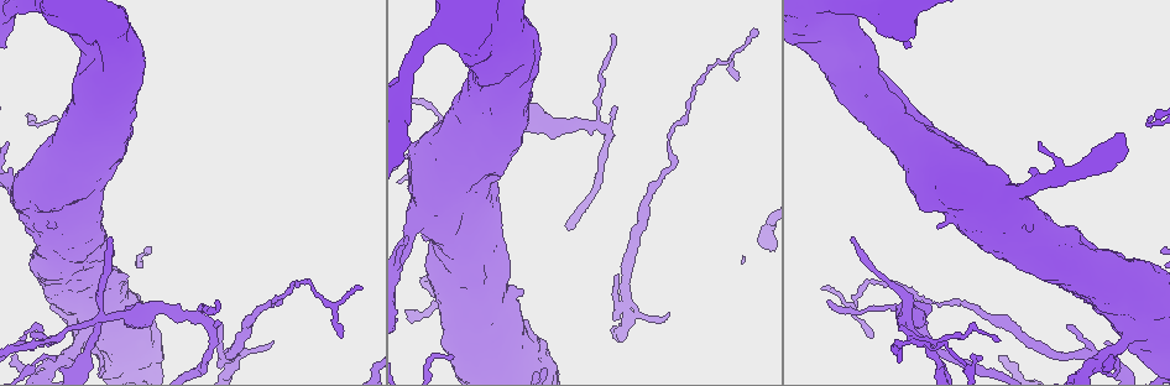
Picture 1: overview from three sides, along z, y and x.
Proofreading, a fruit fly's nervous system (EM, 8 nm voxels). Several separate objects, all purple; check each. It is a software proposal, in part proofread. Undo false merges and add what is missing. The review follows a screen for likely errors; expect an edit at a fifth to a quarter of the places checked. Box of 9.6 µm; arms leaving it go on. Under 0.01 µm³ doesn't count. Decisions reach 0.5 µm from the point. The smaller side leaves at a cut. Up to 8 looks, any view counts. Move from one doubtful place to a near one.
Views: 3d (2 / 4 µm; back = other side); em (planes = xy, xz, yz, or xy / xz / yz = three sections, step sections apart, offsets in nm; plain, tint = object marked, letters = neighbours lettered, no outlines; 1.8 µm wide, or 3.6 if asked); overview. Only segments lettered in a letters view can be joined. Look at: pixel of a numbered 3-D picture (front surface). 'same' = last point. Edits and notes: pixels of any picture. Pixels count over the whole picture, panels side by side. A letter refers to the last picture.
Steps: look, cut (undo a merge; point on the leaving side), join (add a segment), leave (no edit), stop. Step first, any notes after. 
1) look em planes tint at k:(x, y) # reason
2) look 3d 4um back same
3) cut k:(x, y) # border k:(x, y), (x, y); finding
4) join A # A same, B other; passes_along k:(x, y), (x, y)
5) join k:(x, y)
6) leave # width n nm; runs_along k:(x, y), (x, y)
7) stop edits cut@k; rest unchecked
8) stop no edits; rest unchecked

look 3d 4um at 1:(852, 237) # thin end

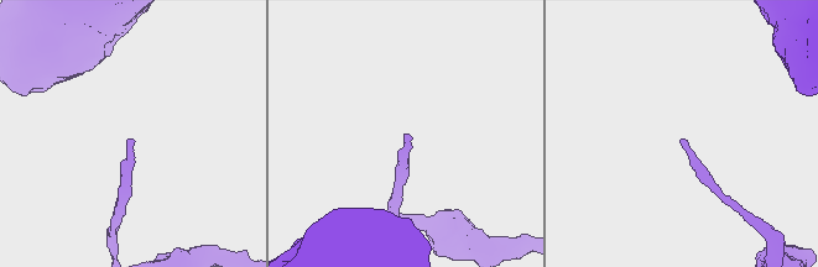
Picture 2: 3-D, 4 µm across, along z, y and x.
look em planes letters at 2:(679, 140)

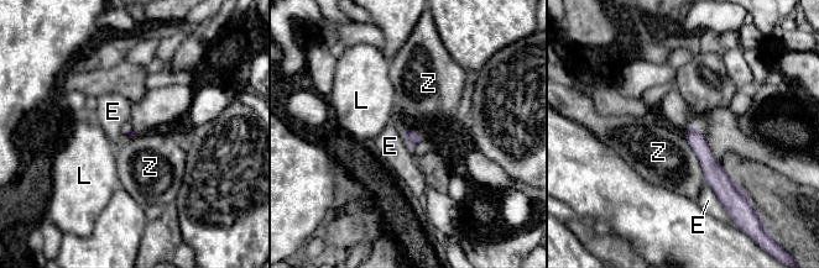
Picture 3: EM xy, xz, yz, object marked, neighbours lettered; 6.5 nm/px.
leave # E other, L other, Z other; border 3:(684, 131), (705, 182); none of them fits

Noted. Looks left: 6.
look em planes tint at 1:(903, 315) # thick turns thin

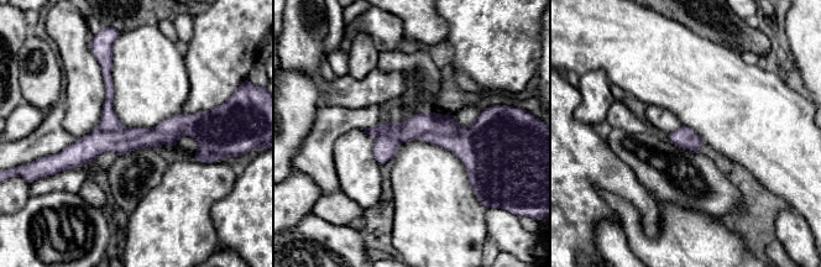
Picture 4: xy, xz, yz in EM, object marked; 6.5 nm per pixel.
look em planes letters same

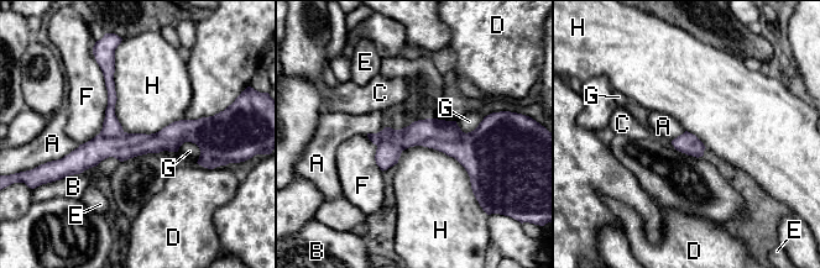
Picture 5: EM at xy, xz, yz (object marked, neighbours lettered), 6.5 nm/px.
cut 5:(387, 153) # width 140 nm; longest_contact H 600 nm; A other, B other, C other, D other, E other, F other, G other, H other; two neurons meet here

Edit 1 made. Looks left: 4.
look em planes letters at 1:(626, 298) # sharp bend

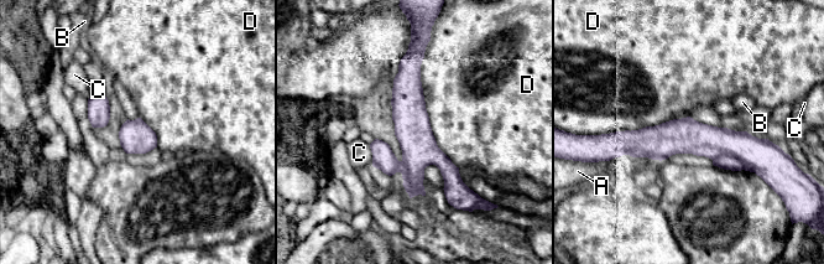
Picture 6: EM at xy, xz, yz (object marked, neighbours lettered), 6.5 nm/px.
cut 6:(725, 161) # A other, B other, C other, D other; border 6:(712, 159), (733, 155), (744, 169); two neurons meet here

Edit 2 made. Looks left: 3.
look em planes letters at 1:(828, 301) # free end

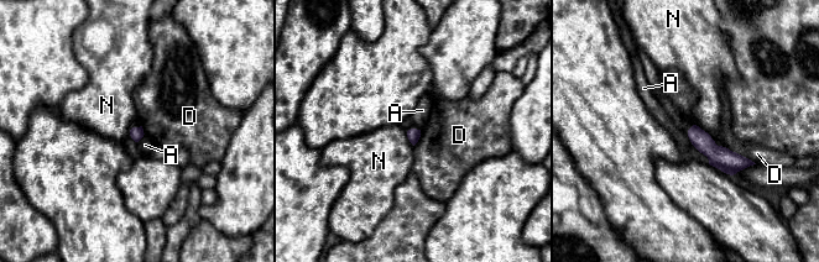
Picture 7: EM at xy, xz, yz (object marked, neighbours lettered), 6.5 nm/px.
leave # width 90 nm; longest_contact N 280 nm; A other, D other, N other; none of them fits

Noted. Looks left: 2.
stop edits cut@5, cut@6; rest unchecked

